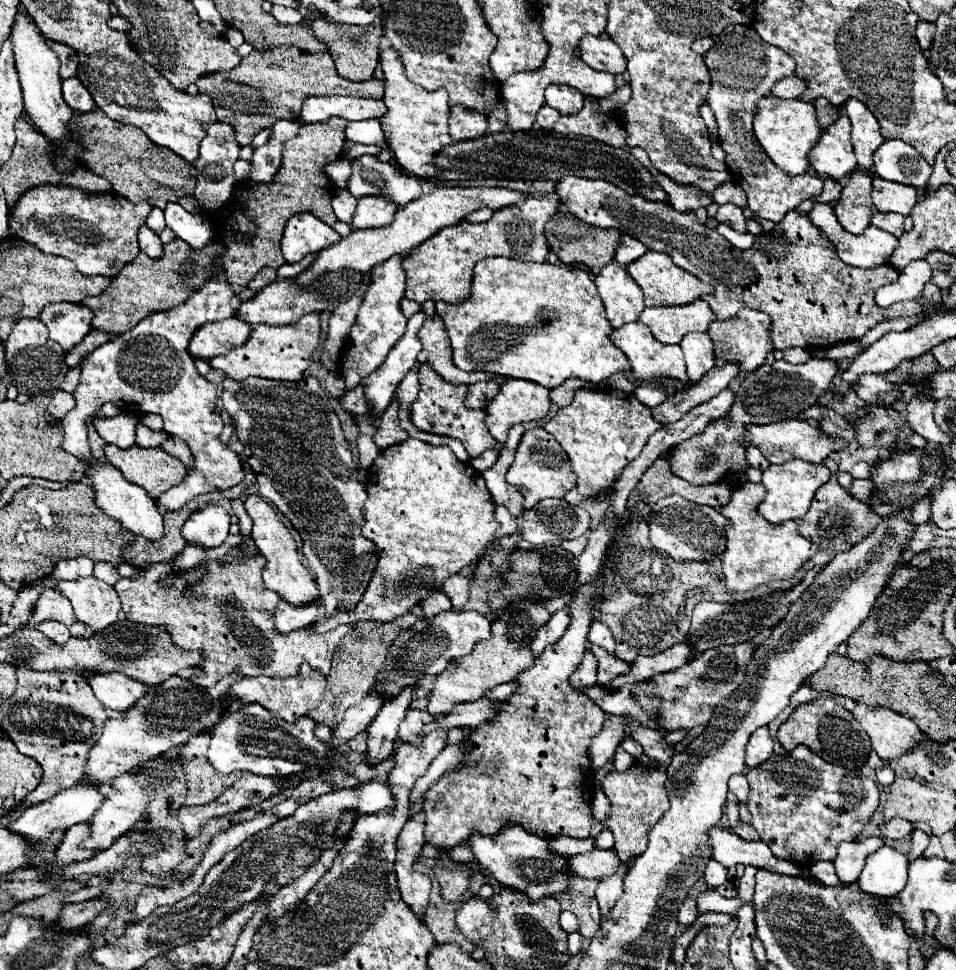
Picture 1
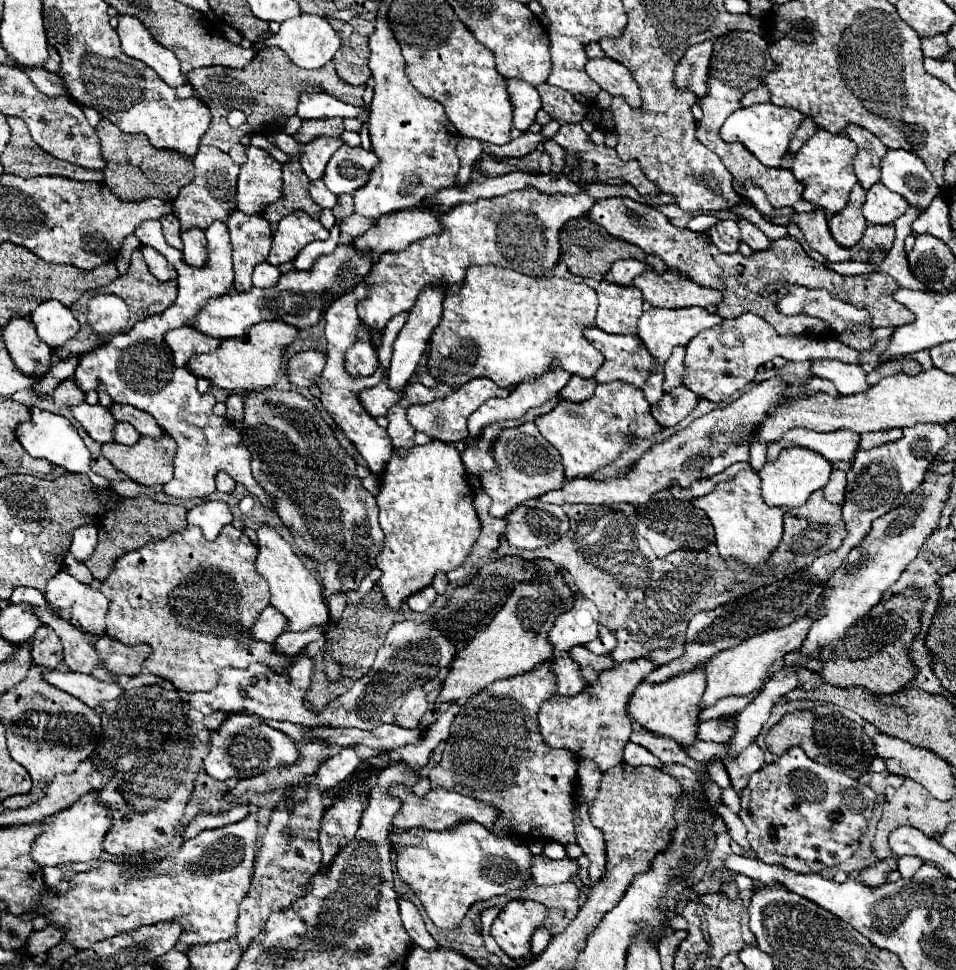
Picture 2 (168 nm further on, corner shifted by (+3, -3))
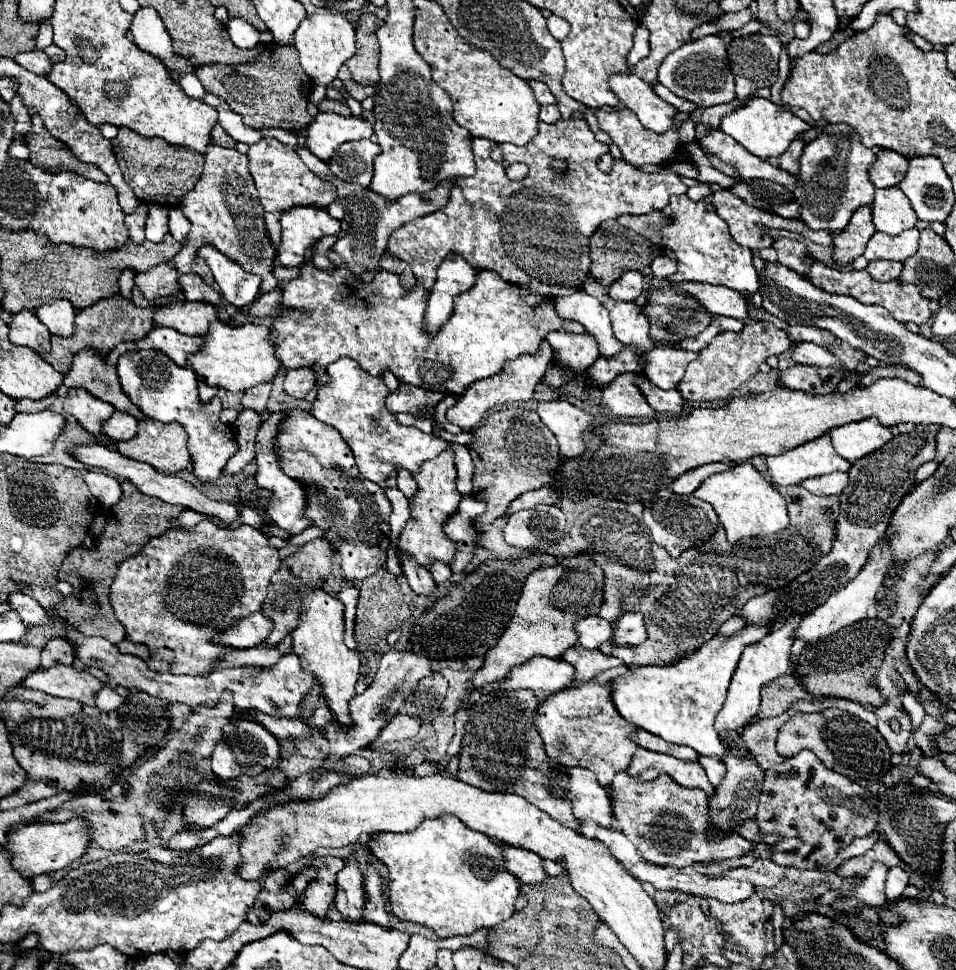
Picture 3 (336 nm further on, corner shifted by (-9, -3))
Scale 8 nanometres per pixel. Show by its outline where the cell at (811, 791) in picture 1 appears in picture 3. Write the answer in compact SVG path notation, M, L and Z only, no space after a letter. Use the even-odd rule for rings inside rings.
M805 749L765 771L765 781L763 781L763 791L759 797L759 809L757 809L755 821L761 827L761 833L781 835L781 839L775 845L769 845L769 851L771 851L769 859L773 863L789 865L795 869L821 869L825 865L831 865L835 857L839 855L839 851L845 849L855 837L865 837L873 831L879 819L877 803L879 803L877 795L873 795L859 783L851 781L849 777L827 769L817 759L815 753Z

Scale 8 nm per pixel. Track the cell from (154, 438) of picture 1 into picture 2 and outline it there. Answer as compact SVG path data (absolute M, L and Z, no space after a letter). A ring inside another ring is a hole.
M117 423L113 429L113 441L117 441L117 443L133 445L133 443L137 443L137 437L141 437L141 435L129 423Z

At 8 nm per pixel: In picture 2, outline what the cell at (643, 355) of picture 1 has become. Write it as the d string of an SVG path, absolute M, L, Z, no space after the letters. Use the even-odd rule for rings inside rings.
M597 327L585 329L585 339L601 351L603 365L599 367L595 379L597 383L611 383L611 381L627 381L635 387L643 387L655 359L649 355L647 347L641 343L639 337L633 335L613 335L605 333Z

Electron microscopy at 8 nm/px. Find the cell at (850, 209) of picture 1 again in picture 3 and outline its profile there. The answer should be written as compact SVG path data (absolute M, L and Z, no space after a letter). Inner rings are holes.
M859 207L849 225L839 231L833 233L833 259L837 265L849 265L855 257L863 255L867 241L873 237L875 233L875 225L873 225L873 217L871 217L871 207Z

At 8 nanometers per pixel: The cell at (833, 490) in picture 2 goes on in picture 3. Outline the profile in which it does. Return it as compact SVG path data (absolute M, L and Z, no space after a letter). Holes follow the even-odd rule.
M829 473L817 479L809 479L803 487L815 495L841 495L847 487L847 473Z

